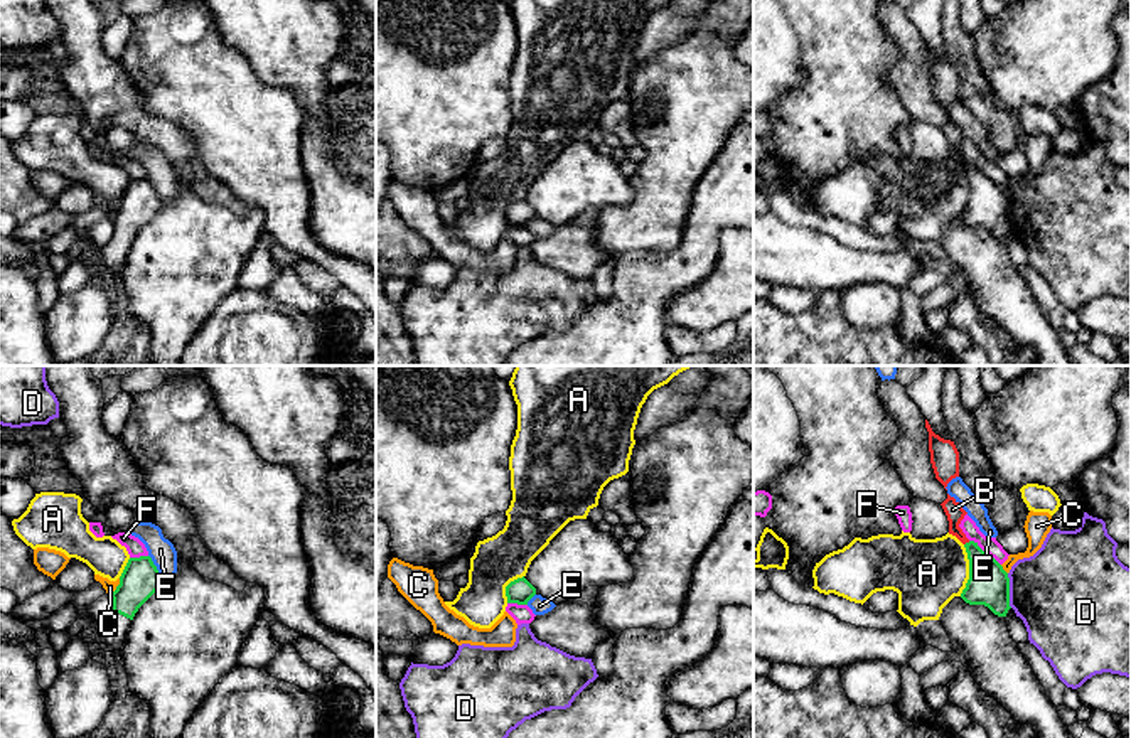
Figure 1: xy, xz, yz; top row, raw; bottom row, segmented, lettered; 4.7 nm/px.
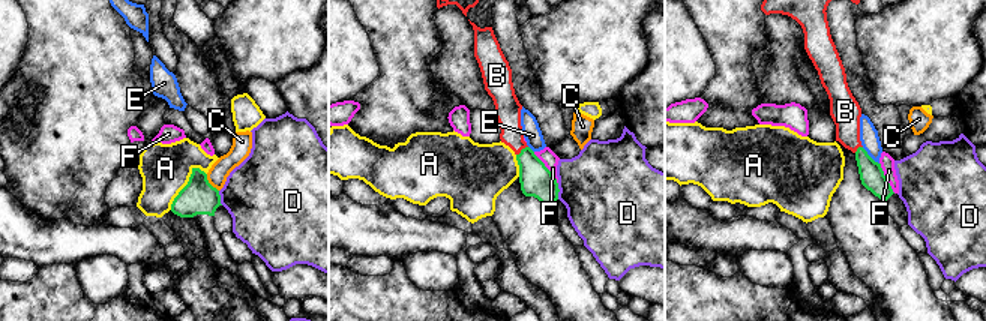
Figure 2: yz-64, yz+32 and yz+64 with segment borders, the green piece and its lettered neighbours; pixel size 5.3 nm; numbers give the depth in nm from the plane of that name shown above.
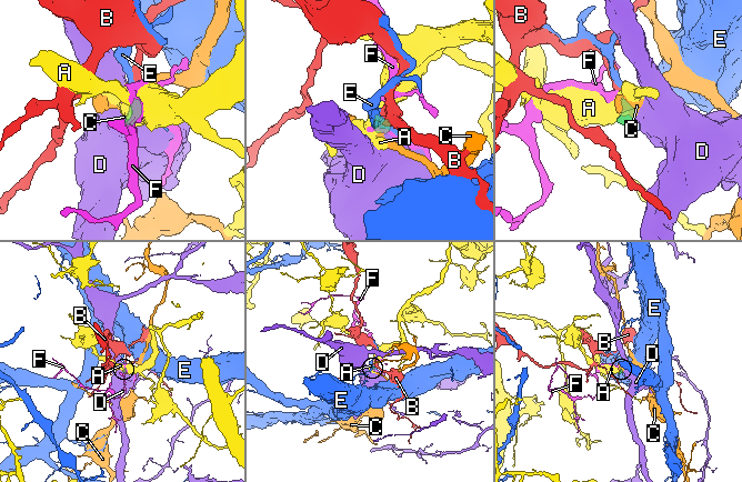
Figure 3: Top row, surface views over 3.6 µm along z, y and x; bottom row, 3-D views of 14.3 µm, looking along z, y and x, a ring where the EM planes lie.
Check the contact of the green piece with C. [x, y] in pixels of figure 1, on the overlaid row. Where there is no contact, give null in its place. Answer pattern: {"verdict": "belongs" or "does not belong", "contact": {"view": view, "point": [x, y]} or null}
{"verdict": "does not belong", "contact": {"view": "xy", "point": [117, 587]}}

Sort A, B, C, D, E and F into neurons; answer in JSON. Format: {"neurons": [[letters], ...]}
{"neurons": [["A"], ["B"], ["C"], ["D"], ["E"], ["F"]]}

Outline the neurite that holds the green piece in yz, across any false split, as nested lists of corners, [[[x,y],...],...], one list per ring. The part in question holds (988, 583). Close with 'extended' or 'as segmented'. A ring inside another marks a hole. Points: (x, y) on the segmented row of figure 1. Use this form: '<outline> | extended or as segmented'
[[[947,494],[941,505],[949,521],[949,534],[964,544],[969,559],[969,580],[961,598],[969,605],[984,605],[998,617],[1006,617],[1011,608],[1008,573],[978,543],[966,537],[959,524],[968,512],[961,504]]] | extended

